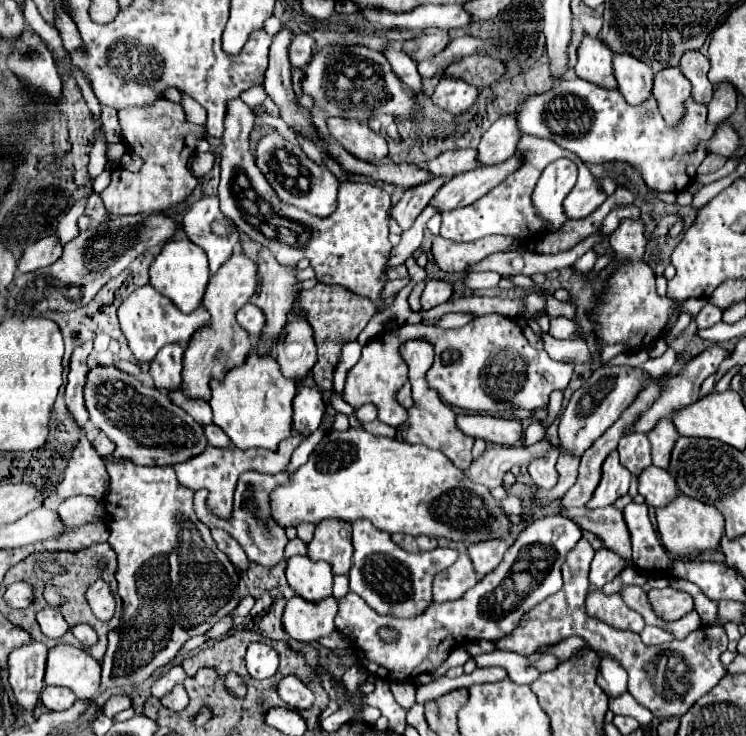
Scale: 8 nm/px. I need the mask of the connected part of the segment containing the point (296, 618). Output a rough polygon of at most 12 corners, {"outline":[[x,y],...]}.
{"outline":[[294,596],[284,630],[298,642],[316,642],[336,630],[334,596],[308,602]]}

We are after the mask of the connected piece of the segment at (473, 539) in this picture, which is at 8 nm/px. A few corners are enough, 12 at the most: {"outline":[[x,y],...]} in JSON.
{"outline":[[328,432],[270,502],[466,546],[508,514],[440,450]]}

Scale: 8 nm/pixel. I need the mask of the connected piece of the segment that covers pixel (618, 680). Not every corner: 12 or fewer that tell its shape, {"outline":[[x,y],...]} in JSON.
{"outline":[[602,656],[596,682],[608,698],[626,692],[628,674]]}

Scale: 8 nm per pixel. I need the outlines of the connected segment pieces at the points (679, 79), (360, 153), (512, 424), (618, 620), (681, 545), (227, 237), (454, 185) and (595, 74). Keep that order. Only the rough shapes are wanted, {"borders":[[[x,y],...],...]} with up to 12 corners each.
{"borders":[[[680,68],[654,74],[660,114],[674,124],[684,114],[690,82]],[[328,118],[330,136],[360,160],[384,160],[386,140],[358,120]],[[458,416],[460,430],[492,444],[522,442],[518,420]],[[620,594],[586,598],[586,614],[618,630],[640,634],[644,618]],[[684,494],[656,508],[664,548],[676,558],[714,550],[716,508]],[[216,196],[194,202],[182,218],[206,252],[212,276],[240,242]],[[514,154],[500,164],[454,176],[430,204],[438,212],[472,204],[522,166]],[[586,34],[576,54],[576,76],[616,88],[612,50]]]}

